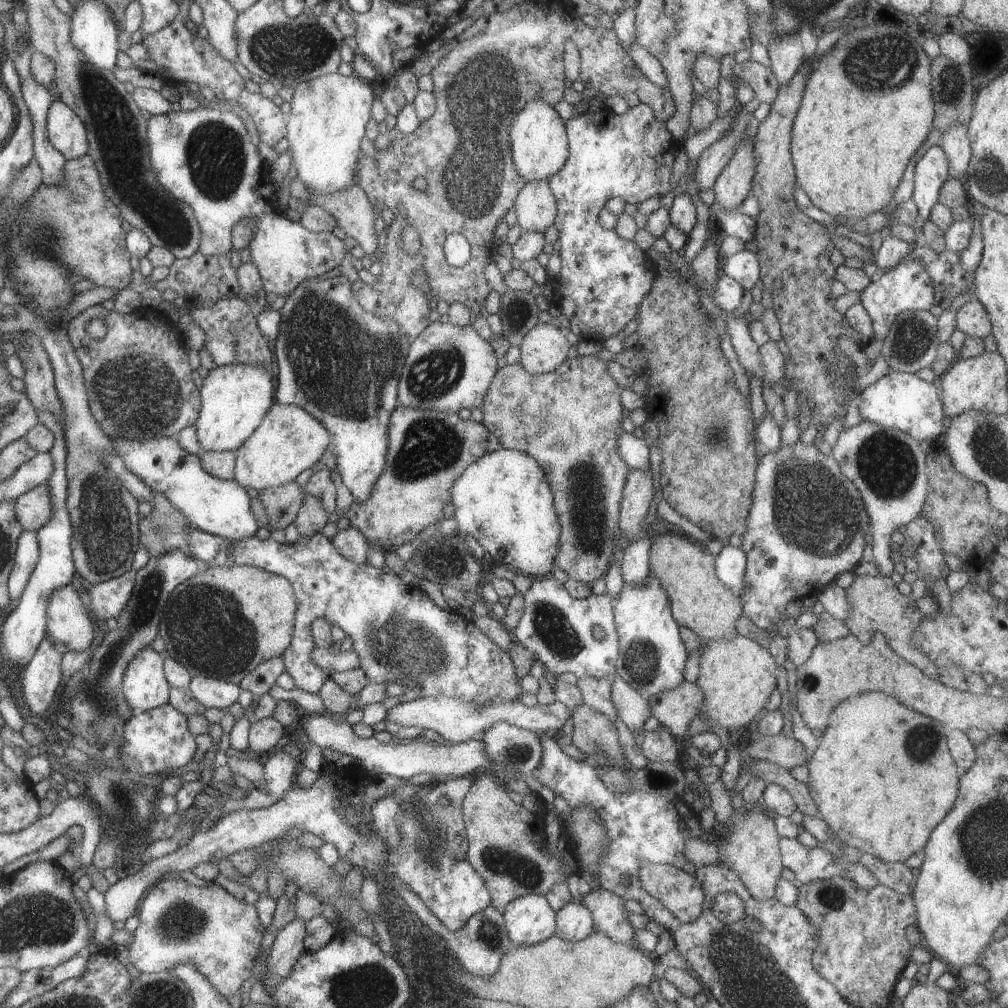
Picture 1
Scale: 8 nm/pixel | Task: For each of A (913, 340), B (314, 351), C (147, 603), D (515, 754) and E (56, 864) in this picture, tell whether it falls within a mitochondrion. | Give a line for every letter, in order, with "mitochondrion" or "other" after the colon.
A: mitochondrion
B: mitochondrion
C: mitochondrion
D: mitochondrion
E: other

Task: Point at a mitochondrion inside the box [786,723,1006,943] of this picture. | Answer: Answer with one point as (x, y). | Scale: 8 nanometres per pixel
(833, 898)

